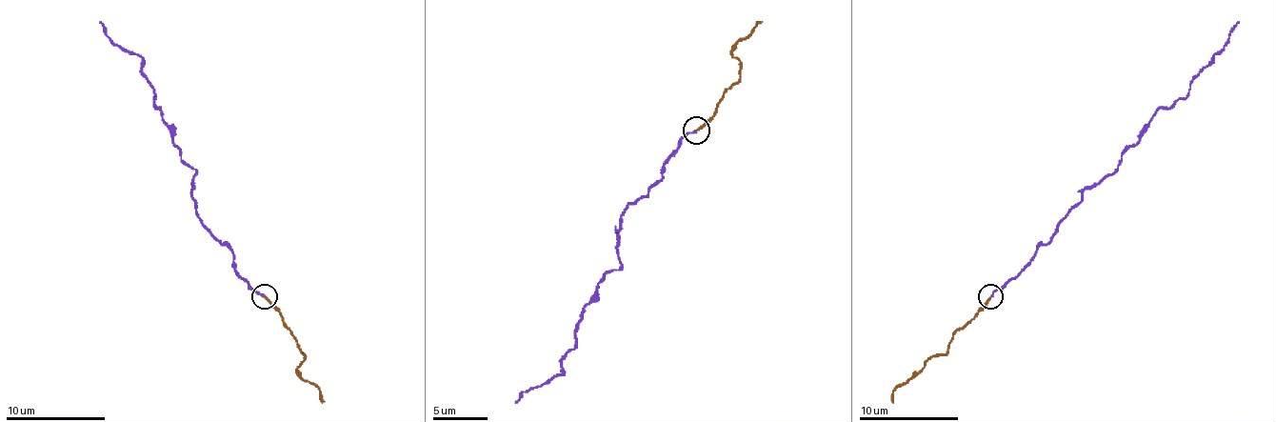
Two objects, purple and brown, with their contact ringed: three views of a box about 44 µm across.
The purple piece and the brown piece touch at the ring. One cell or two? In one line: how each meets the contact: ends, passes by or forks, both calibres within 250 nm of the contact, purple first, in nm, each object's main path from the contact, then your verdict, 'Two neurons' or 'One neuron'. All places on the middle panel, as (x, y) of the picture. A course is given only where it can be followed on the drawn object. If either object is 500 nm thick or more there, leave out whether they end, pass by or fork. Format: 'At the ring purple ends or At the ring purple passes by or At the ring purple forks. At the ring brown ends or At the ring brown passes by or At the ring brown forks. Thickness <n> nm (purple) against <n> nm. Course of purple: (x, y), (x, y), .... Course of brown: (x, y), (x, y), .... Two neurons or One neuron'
At the ring purple ends. At the ring brown ends. Thickness 150 nm (purple) against 150 nm. Course of purple: (697, 131), (623, 211), (620, 266), (604, 274), (579, 315), (563, 373), (516, 403). Course of brown: (697, 129), (713, 115), (729, 88), (741, 77), (741, 66), (732, 50), (760, 22). Two neurons

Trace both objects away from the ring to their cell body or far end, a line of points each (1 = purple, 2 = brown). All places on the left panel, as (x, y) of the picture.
1: (265, 295), (250, 289), (232, 251), (197, 215), (195, 170), (180, 158), (143, 58), (115, 43), (100, 21)
2: (265, 295), (280, 313), (305, 355), (297, 373), (320, 391), (323, 403)

